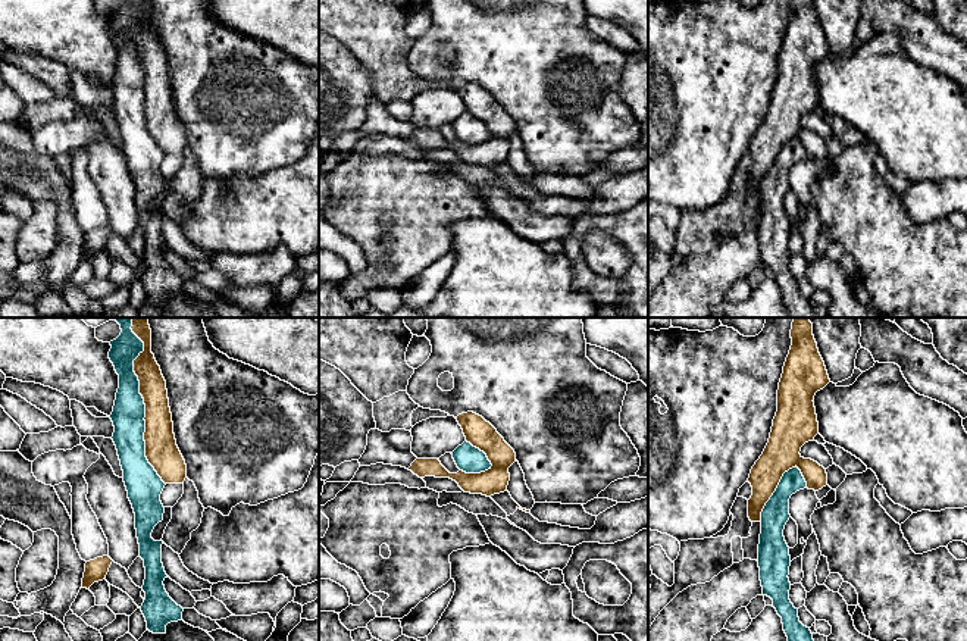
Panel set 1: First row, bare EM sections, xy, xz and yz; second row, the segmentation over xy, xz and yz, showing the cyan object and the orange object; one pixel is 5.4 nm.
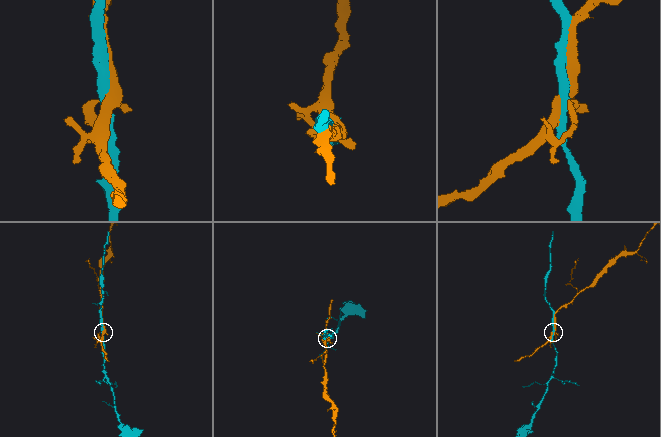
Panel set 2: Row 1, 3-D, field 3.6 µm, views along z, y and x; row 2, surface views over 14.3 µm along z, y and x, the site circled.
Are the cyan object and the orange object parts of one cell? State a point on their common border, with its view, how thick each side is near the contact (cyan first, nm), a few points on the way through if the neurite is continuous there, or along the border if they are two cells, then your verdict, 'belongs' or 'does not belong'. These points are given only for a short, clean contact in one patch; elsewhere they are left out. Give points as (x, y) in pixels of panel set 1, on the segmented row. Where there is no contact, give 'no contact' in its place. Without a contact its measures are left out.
contact xy (143, 402); calibres 180 and 170 nm; does not belong

